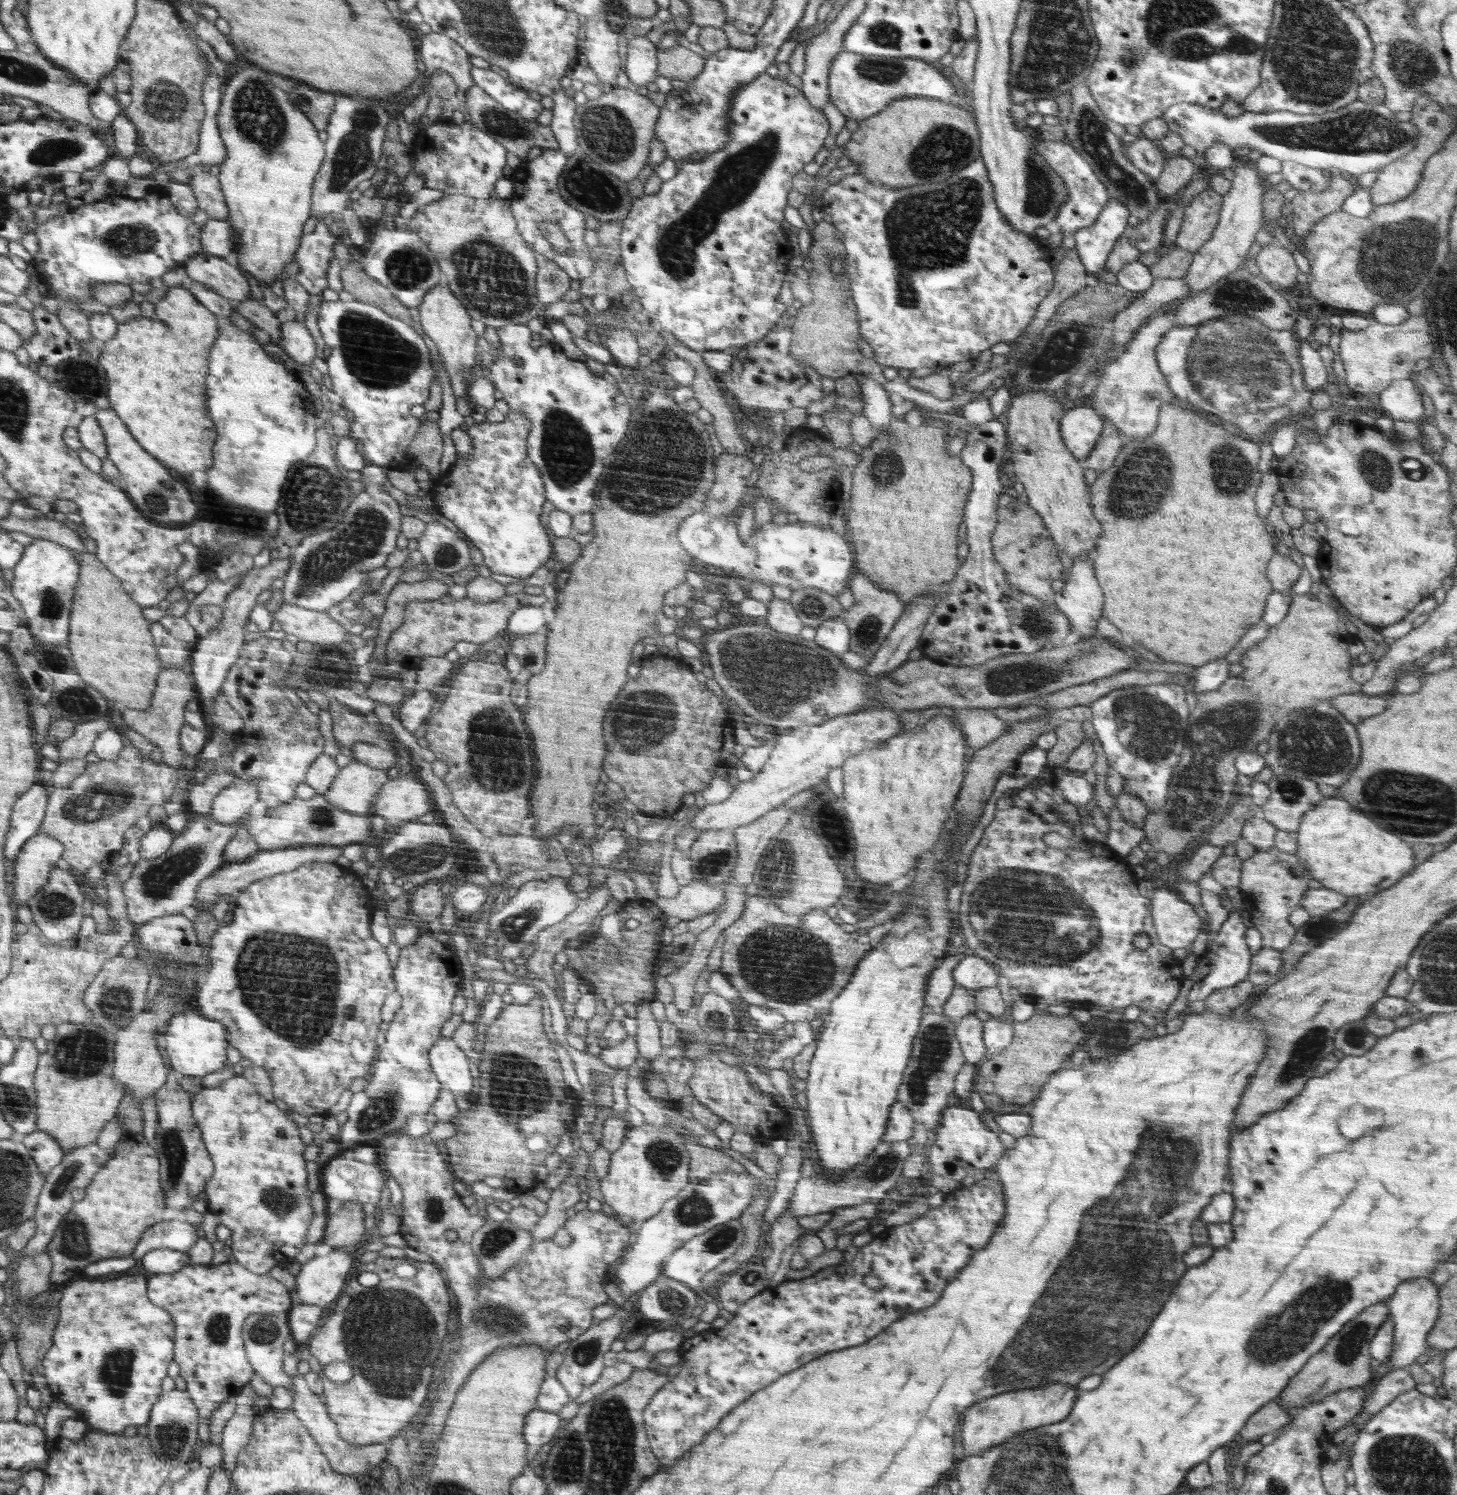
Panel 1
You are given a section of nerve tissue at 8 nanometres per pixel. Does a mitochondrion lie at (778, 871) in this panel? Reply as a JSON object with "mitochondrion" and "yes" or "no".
{"mitochondrion":"yes"}

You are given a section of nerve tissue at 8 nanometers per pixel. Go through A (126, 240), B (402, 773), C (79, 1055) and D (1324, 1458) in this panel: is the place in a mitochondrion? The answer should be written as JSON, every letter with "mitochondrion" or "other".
{"A":"mitochondrion","B":"other","C":"mitochondrion","D":"other"}

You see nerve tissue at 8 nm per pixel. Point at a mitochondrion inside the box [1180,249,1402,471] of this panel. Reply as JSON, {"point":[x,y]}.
{"point":[1241,295]}

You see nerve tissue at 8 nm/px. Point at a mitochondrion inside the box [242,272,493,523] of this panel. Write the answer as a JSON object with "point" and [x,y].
{"point":[377,355]}

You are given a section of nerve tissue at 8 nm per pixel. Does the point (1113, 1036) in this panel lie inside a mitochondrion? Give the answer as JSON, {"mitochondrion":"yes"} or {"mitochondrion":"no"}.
{"mitochondrion":"yes"}

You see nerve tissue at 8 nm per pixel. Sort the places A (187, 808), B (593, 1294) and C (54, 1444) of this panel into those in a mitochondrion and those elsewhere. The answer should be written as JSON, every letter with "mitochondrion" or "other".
{"A":"other","B":"other","C":"other"}

